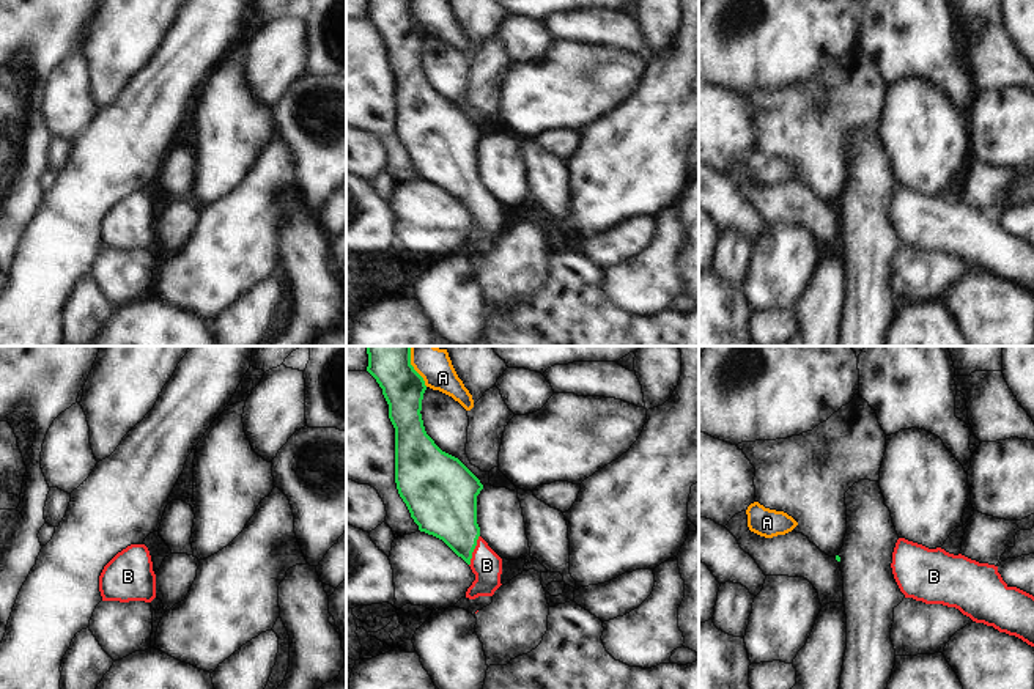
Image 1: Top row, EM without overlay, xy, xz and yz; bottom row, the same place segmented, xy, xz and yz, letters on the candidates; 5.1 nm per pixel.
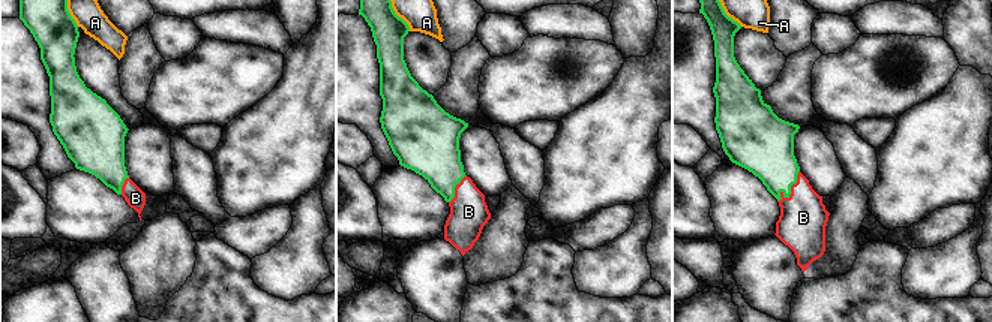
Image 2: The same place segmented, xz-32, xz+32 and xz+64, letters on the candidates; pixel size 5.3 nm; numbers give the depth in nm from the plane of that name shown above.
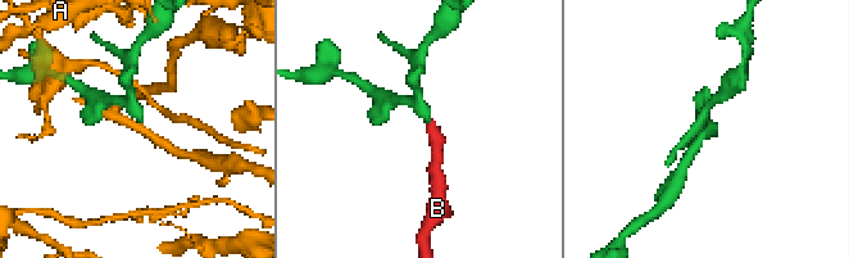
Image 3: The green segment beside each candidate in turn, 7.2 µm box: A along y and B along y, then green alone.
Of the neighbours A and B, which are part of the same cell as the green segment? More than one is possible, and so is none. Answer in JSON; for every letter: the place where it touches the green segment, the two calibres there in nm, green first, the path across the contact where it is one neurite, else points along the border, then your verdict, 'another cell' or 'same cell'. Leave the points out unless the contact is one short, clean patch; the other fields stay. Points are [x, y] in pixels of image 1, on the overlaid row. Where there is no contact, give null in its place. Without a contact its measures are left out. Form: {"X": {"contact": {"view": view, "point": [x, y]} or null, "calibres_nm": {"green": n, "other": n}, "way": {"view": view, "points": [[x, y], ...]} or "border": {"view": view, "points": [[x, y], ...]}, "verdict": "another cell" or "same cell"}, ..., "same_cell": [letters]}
{"A": {"contact": {"view": "xz", "point": [413, 367]}, "calibres_nm": {"green": 220, "other": 170}, "verdict": "another cell"}, "B": {"contact": {"view": "xz", "point": [472, 551]}, "calibres_nm": {"green": 300, "other": 160}, "way": {"view": "xz", "points": [[447, 510], [472, 551], [487, 565]]}, "verdict": "same cell"}, "same_cell": ["B"]}

